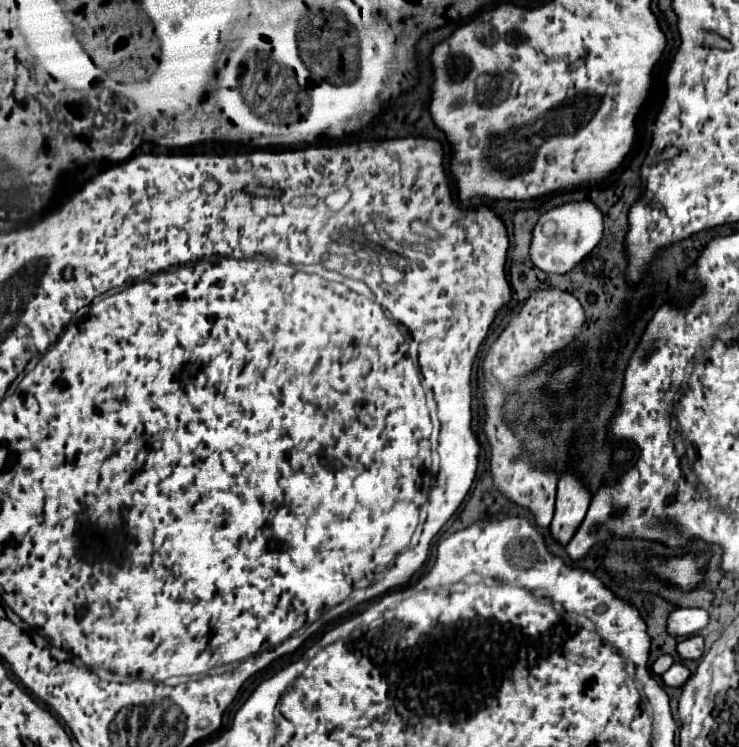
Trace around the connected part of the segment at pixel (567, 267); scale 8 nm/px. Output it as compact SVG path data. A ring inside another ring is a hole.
M590 200L566 202L542 214L532 234L534 238L530 246L530 258L534 266L552 274L568 274L600 244L604 236L604 214Z

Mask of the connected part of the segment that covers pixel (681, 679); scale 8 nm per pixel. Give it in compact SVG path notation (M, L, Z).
M674 664L674 666L670 666L670 670L666 670L664 674L662 674L662 680L668 684L668 686L682 686L686 680L688 680L688 676L690 676L690 670L686 668L686 666L682 666L682 664Z

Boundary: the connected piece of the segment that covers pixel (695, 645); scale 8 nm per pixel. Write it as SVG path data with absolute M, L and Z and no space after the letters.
M698 634L686 638L684 642L678 644L678 654L682 658L692 658L694 660L694 658L700 658L702 652L704 652L704 638L698 636Z

